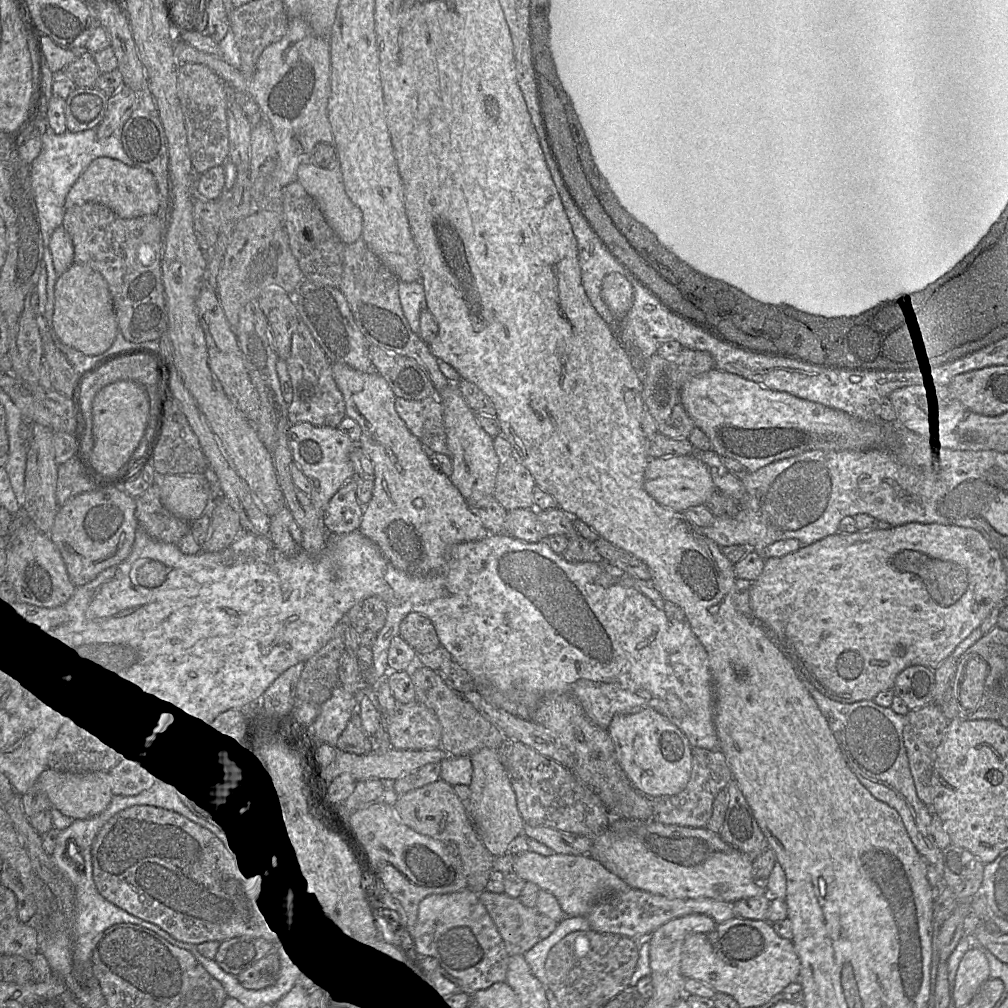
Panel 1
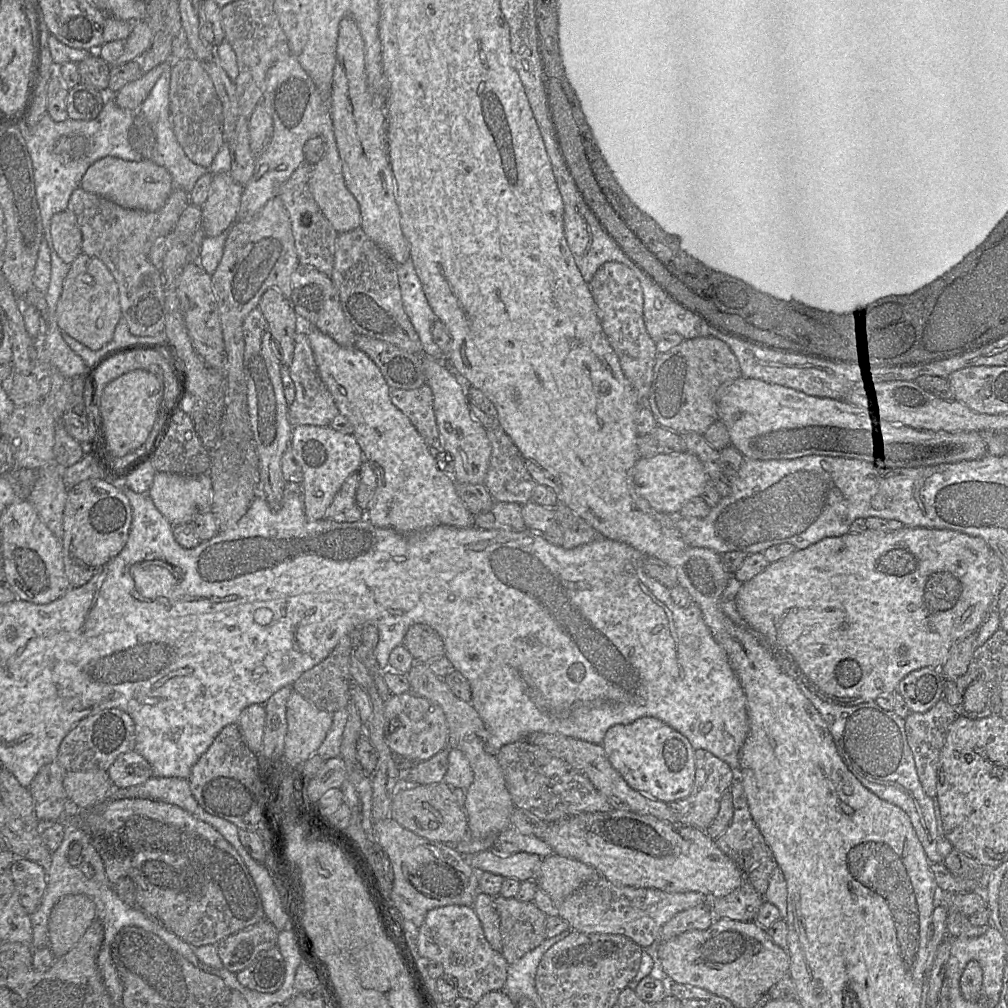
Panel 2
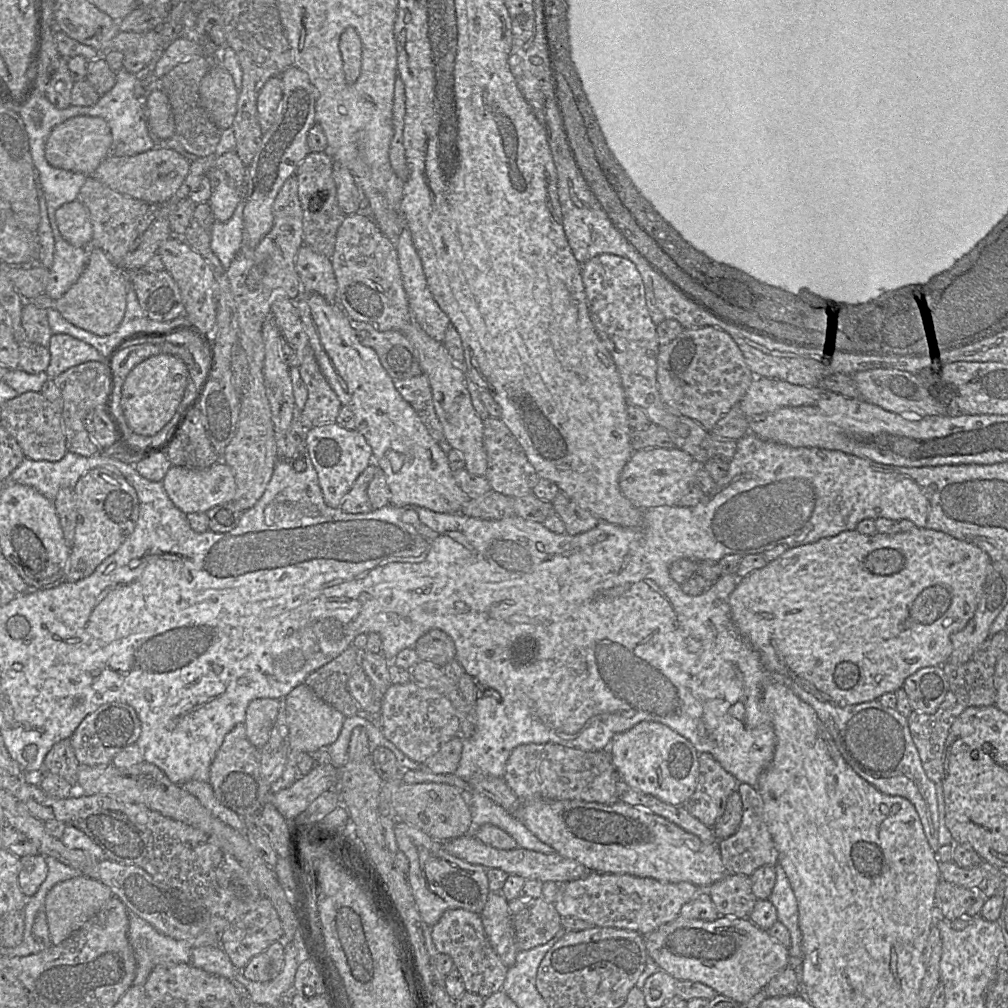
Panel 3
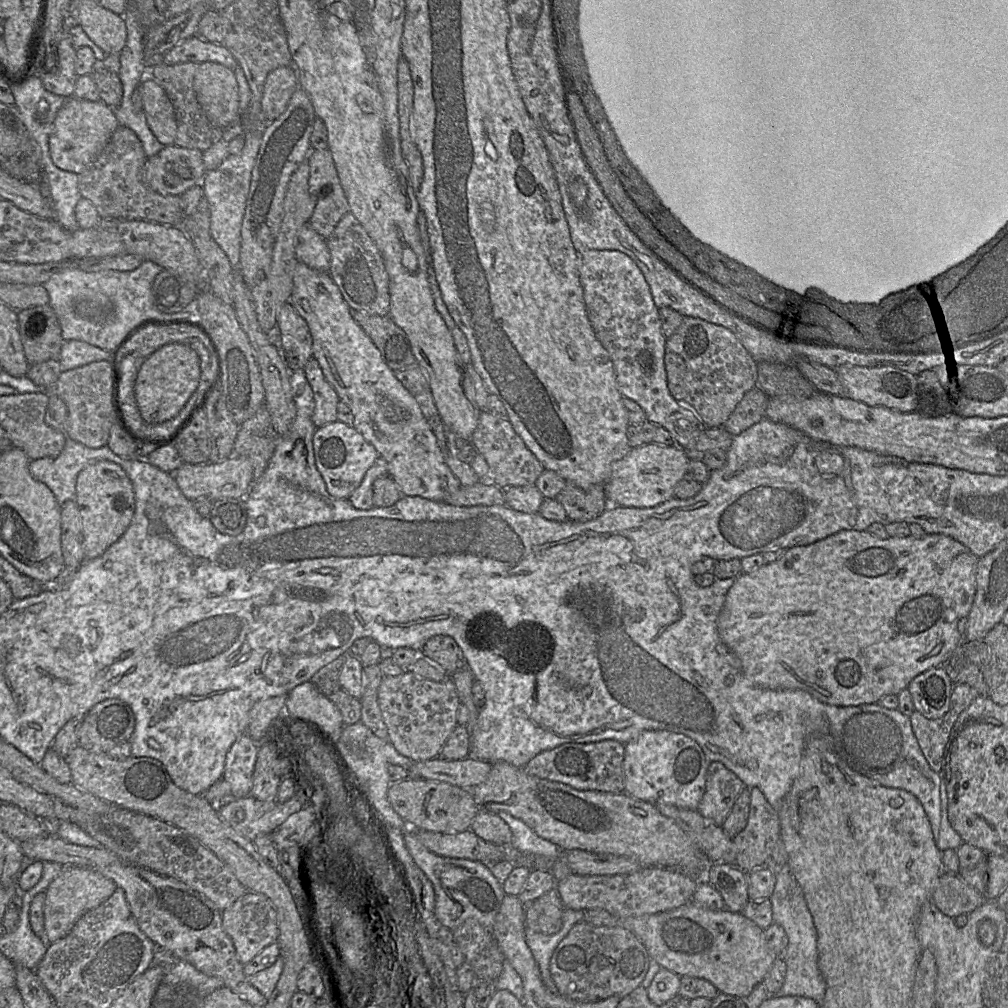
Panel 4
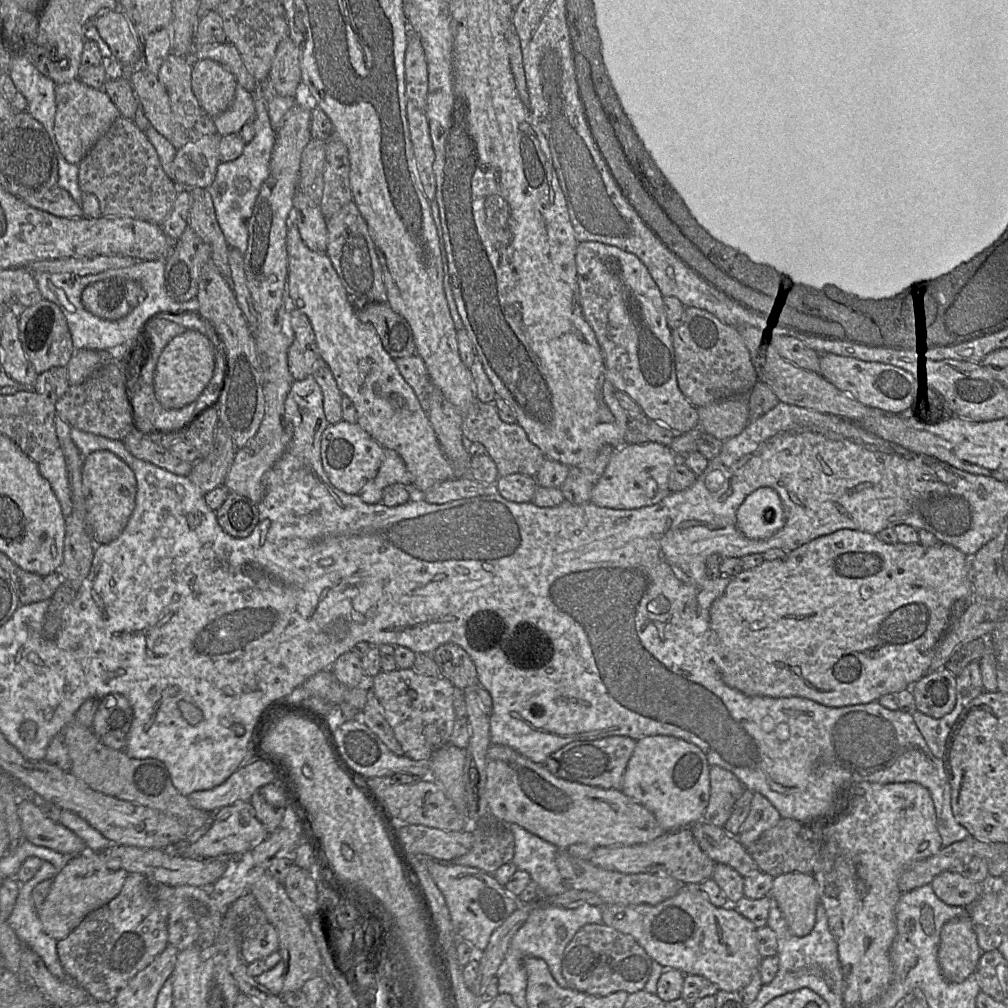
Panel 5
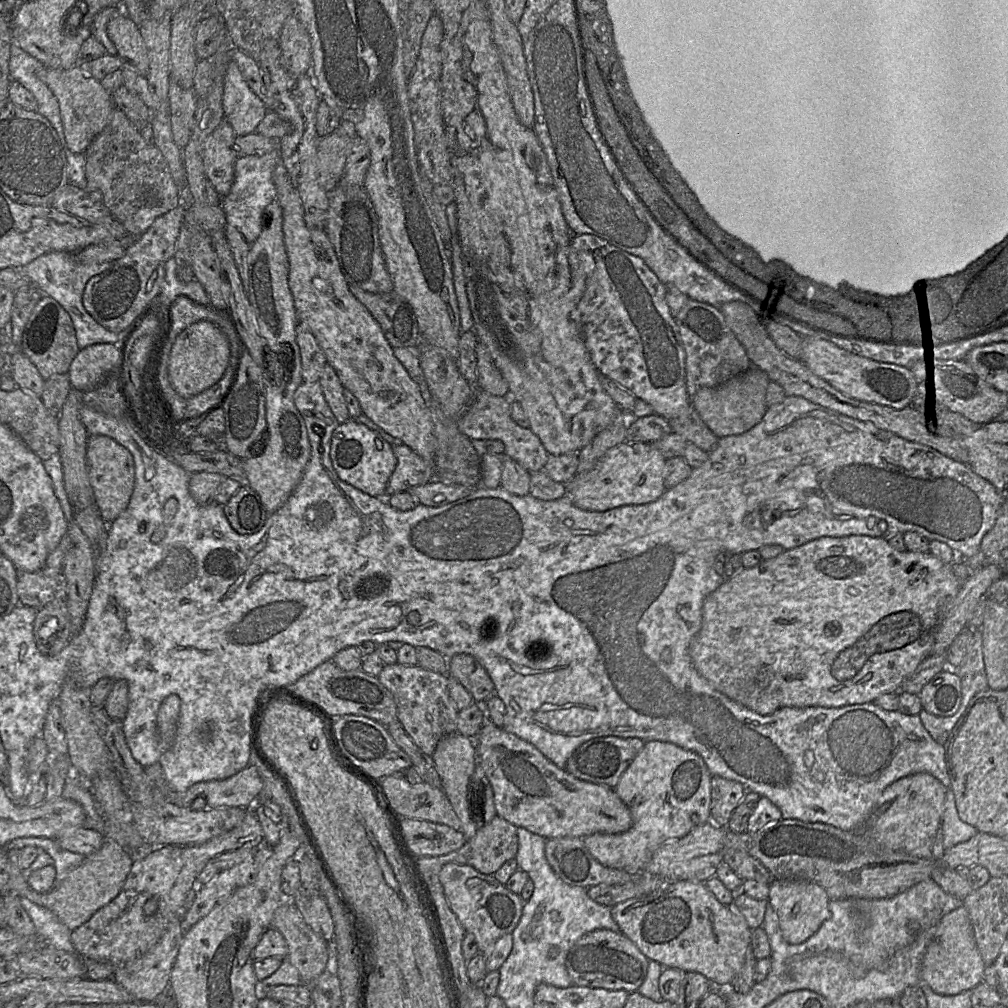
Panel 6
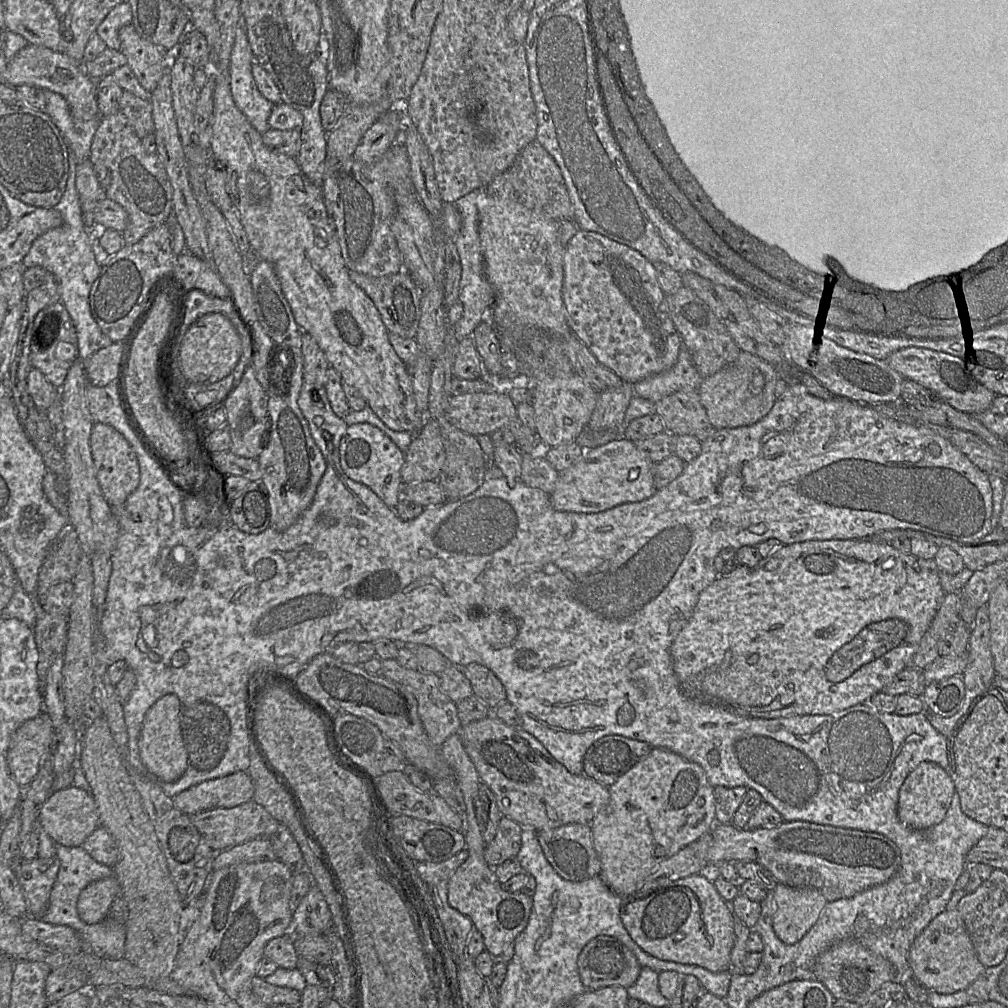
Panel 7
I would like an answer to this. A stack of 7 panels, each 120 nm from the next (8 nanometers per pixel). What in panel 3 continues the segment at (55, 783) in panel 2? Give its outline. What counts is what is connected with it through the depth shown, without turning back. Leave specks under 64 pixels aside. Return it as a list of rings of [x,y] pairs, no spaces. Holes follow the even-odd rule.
[[[66,738],[56,743],[47,753],[41,773],[57,774],[74,785],[78,766],[79,763],[75,757],[70,738]]]

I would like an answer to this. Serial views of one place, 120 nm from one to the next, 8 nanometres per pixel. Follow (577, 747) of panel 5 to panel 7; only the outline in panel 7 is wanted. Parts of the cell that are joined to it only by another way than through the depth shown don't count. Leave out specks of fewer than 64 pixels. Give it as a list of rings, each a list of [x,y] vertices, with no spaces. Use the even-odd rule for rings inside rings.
[[[607,735],[595,741],[585,753],[583,774],[610,787],[617,778],[645,758],[652,747],[621,735]]]

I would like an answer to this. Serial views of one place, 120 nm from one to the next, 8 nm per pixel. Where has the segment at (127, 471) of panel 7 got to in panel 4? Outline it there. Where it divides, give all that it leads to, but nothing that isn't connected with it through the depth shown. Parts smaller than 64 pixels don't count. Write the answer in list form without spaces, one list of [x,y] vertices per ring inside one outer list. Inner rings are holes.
[[[98,461],[79,473],[75,500],[80,511],[85,558],[95,559],[117,542],[130,525],[135,512],[133,484],[120,465]]]

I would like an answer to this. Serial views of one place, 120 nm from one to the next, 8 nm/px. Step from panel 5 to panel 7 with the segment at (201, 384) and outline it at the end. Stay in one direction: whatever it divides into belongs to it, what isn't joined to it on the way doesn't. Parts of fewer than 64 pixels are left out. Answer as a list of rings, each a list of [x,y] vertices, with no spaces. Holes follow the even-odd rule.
[[[207,313],[185,332],[179,347],[178,366],[188,382],[211,384],[228,376],[241,354],[241,338],[231,321],[221,313]]]

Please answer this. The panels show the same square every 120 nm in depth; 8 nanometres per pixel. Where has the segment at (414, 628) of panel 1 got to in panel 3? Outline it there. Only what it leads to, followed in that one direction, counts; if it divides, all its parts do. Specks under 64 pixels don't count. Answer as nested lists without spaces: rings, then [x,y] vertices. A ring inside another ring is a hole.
[[[432,629],[415,643],[414,650],[419,661],[427,661],[443,667],[456,659],[456,648],[452,638],[440,629]]]

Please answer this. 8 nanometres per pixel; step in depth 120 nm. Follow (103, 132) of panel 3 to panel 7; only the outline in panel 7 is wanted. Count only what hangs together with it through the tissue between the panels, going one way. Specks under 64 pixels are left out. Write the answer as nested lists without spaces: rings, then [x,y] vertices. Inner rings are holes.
[[[28,44],[26,47],[20,49],[15,56],[7,62],[3,74],[3,82],[12,87],[31,85],[60,94],[69,105],[74,123],[83,123],[95,116],[100,116],[98,112],[97,86],[95,81],[85,72],[83,63],[76,63],[65,53]]]

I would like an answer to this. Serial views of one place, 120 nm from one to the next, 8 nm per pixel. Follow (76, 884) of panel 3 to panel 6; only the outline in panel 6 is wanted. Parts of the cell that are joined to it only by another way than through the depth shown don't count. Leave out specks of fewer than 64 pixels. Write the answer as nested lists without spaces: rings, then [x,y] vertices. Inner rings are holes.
[[[104,839],[102,847],[85,856],[82,863],[70,871],[65,879],[55,884],[50,891],[37,893],[29,887],[24,877],[24,871],[18,866],[18,851],[11,850],[8,852],[9,891],[14,892],[20,898],[27,898],[50,910],[71,931],[89,920],[98,909],[119,894],[133,862],[128,851],[120,847],[115,841]]]

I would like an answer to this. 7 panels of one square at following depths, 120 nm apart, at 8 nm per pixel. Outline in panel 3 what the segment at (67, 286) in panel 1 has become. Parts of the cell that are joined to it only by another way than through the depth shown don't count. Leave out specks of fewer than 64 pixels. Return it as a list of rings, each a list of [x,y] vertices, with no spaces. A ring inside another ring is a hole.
[[[89,247],[86,265],[70,289],[55,303],[55,309],[74,326],[97,336],[106,336],[117,330],[124,318],[128,274],[116,266],[99,248]]]

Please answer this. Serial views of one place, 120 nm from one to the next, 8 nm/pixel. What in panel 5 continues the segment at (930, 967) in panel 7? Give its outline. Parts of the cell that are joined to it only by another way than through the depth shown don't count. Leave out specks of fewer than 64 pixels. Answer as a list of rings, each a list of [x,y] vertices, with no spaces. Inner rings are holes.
[[[971,917],[954,918],[943,925],[938,963],[947,981],[961,983],[966,980],[977,970],[982,953]]]

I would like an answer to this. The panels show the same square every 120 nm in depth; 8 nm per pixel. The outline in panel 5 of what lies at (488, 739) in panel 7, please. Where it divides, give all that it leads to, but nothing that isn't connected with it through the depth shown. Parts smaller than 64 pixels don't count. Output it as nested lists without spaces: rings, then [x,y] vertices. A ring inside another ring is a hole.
[[[491,744],[487,751],[486,799],[489,814],[500,823],[515,823],[559,849],[574,844],[593,848],[635,845],[665,833],[652,812],[622,791],[558,778],[543,764],[534,763],[505,745]]]

